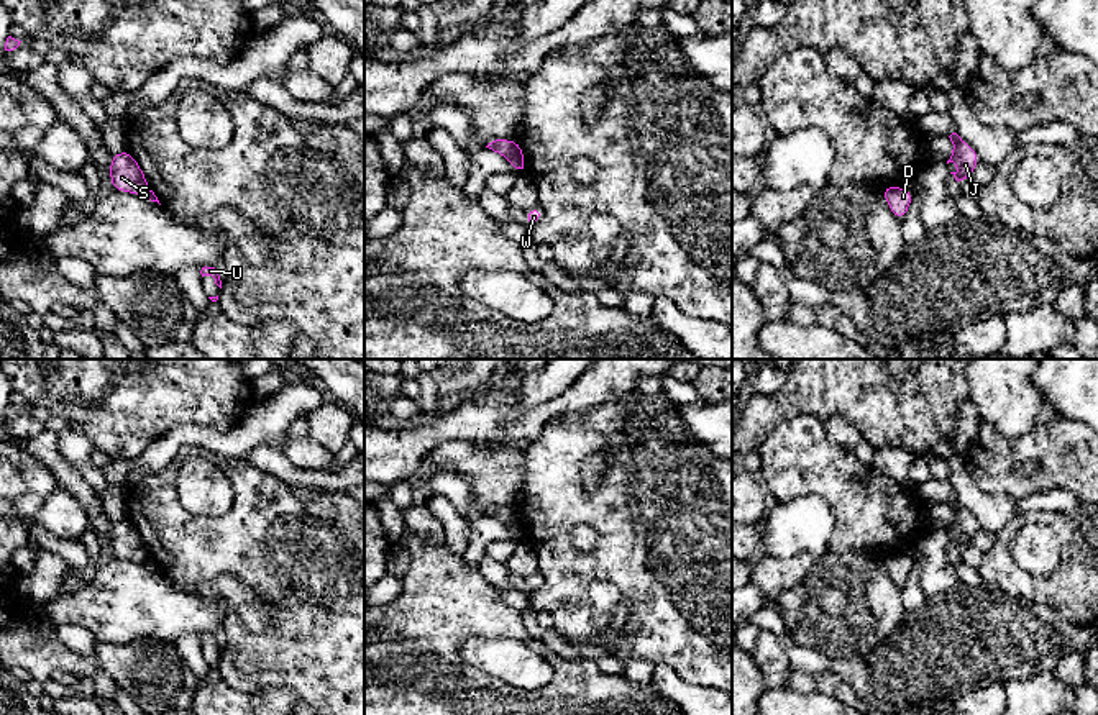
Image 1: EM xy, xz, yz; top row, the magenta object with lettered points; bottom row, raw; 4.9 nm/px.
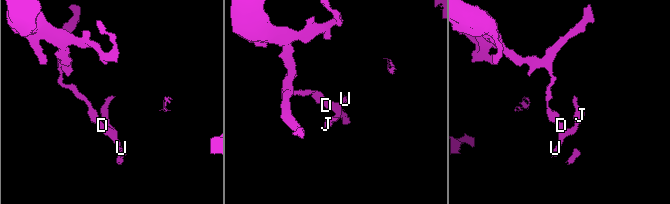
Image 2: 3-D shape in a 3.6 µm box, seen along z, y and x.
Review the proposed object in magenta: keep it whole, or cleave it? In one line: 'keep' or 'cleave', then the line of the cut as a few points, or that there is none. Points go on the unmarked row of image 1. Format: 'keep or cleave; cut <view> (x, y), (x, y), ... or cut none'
cleave; cut xz (516, 509), (504, 523)

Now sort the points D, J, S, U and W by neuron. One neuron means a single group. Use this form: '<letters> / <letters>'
D J U W / S

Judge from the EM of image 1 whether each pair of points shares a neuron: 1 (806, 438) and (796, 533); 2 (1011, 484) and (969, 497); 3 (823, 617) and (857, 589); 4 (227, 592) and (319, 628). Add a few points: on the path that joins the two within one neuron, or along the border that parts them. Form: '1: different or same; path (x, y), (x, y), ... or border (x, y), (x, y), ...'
1: different; border (772, 504), (803, 496), (818, 496), (834, 515)
2: different; border (964, 459), (983, 491), (1016, 500)
3: same; path (831, 612), (849, 597)
4: different; border (243, 582), (271, 609), (271, 628), (265, 635)

